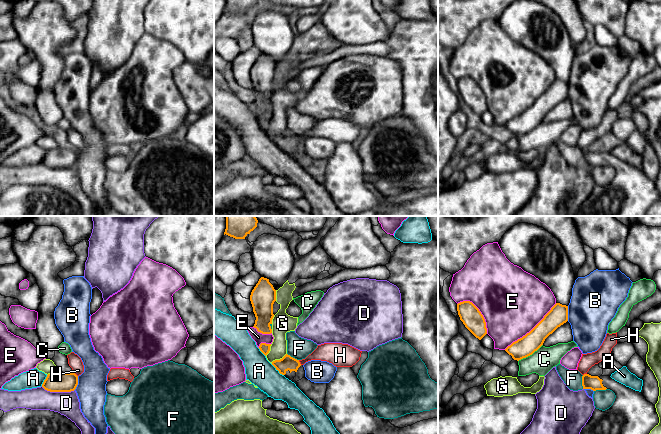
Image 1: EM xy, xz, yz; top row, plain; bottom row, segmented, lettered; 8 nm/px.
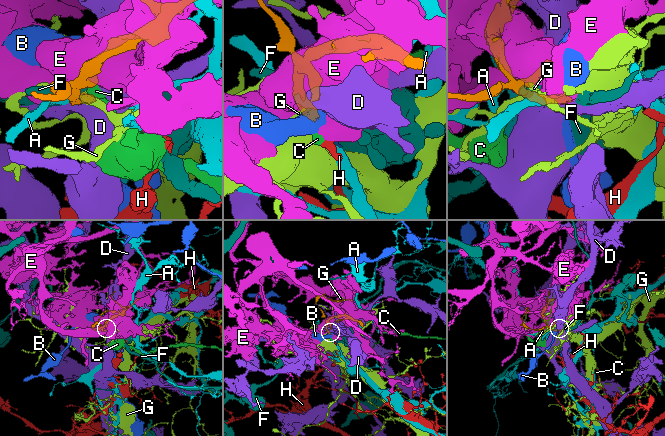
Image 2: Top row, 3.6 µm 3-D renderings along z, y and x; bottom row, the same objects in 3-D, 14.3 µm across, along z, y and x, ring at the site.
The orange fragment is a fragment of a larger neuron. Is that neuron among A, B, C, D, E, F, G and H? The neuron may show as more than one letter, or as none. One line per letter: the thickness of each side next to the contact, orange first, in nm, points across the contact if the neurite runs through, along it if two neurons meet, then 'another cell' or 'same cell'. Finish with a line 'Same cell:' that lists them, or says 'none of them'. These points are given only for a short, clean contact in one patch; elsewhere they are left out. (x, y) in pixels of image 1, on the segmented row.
A: 110/220 nm | another cell
B: 160/380 nm | another cell
C: 160/190 nm | along yz (542, 344), (531, 354), (518, 361) | another cell
D: 160/190 nm | another cell
E: 160/480 nm | another cell
F: 120/140 nm | another cell
G: 110/140 nm | another cell
H: 110/150 nm | along xz (298, 360), (301, 364) | another cell
Same cell: none of them

